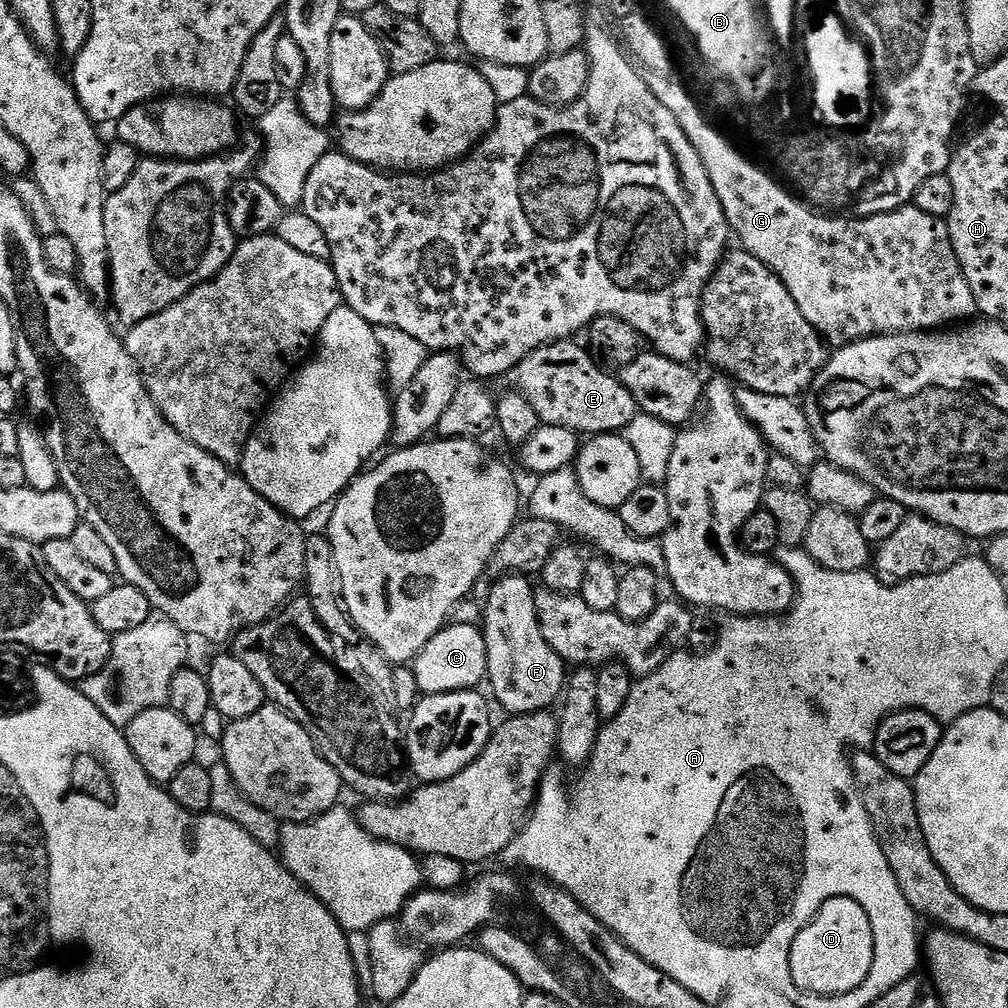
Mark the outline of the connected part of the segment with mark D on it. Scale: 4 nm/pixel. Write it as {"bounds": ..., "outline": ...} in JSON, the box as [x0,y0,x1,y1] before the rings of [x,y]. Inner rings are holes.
{"bounds":[790,896,874,996],"outline":[[[845,896],[828,900],[810,923],[796,933],[790,954],[792,977],[803,992],[814,996],[845,996],[870,974],[874,962],[874,934],[870,918],[858,902]]]}

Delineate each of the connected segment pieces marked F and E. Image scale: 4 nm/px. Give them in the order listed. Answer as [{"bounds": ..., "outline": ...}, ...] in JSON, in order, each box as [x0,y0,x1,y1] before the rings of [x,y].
[{"bounds":[482,574,566,716],"outline":[[[505,574],[499,577],[495,581],[496,585],[488,592],[488,602],[483,605],[482,631],[488,651],[486,680],[487,683],[492,683],[492,692],[496,695],[497,702],[505,708],[505,713],[513,716],[551,709],[561,699],[566,687],[566,665],[558,654],[554,654],[554,650],[550,650],[550,642],[542,638],[536,613],[536,592],[528,578],[524,574]]]},{"bounds":[510,339,638,438],"outline":[[[566,339],[543,344],[541,348],[530,353],[511,373],[510,380],[516,383],[513,384],[515,391],[521,392],[526,398],[526,402],[530,402],[530,406],[534,406],[534,410],[538,410],[541,424],[562,426],[588,438],[623,433],[627,424],[638,415],[634,394],[630,394],[630,390],[626,390],[624,383],[611,371],[601,367],[597,357],[587,347],[579,348],[578,345],[572,343],[576,342]]]}]

